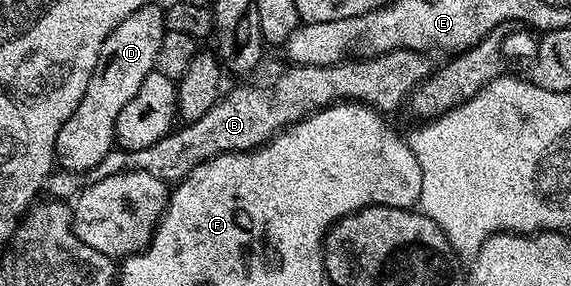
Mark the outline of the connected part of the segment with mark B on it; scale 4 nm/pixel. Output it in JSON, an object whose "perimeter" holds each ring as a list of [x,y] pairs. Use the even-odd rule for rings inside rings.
{"perimeter":[[[398,48],[368,58],[352,57],[329,67],[289,66],[289,71],[269,83],[236,87],[229,95],[227,92],[217,99],[210,113],[198,117],[198,121],[183,124],[181,131],[169,131],[166,137],[154,141],[154,145],[146,145],[146,149],[113,149],[106,153],[106,157],[98,161],[95,178],[114,177],[123,171],[145,171],[165,181],[179,181],[200,163],[216,155],[227,155],[229,151],[252,151],[261,147],[284,128],[334,103],[351,101],[374,107],[381,113],[396,111],[405,106],[412,91],[432,74],[434,63],[428,59],[431,58],[425,52]]]}

